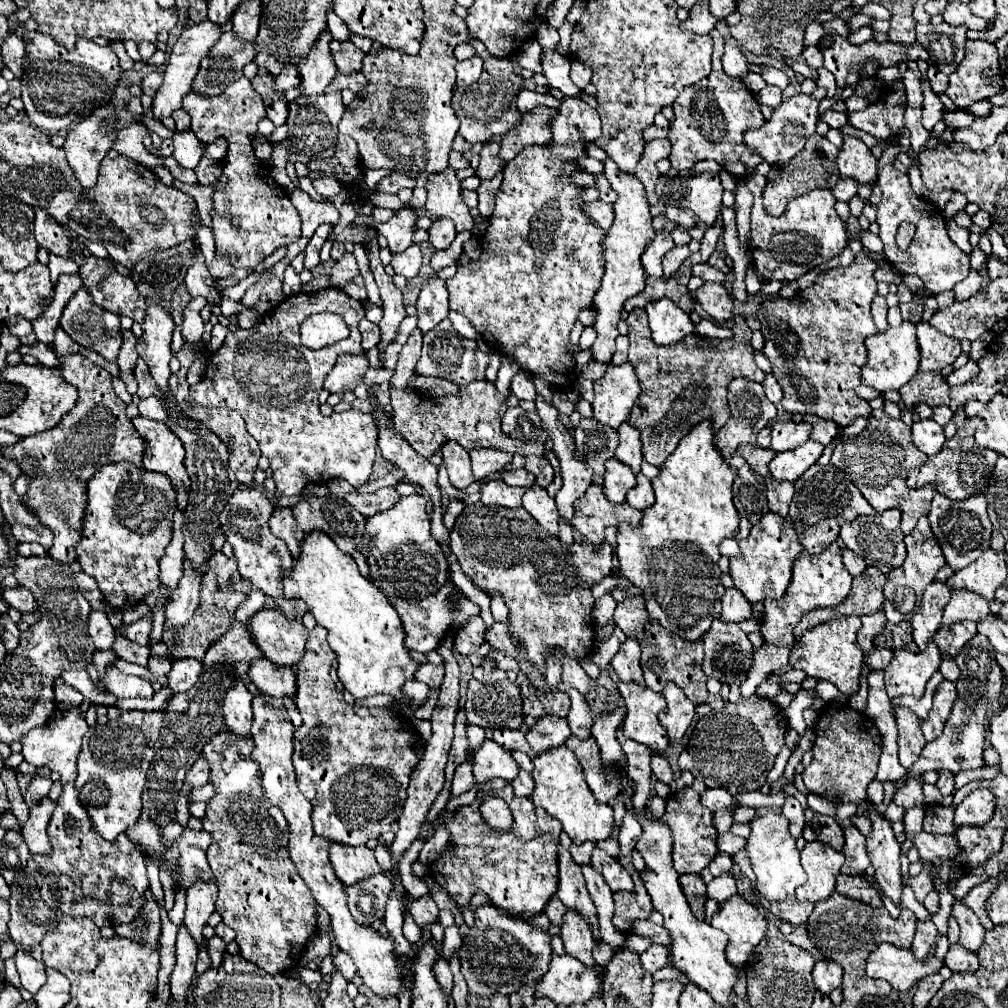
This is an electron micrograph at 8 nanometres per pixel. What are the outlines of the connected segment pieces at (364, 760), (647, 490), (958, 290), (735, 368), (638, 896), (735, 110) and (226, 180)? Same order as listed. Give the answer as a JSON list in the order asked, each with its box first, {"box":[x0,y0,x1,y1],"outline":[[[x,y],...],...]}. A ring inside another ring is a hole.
[{"box":[294,626,420,846],"outline":[[[316,626],[310,632],[306,654],[298,664],[298,690],[296,704],[302,714],[302,728],[294,732],[294,770],[300,792],[314,806],[314,832],[322,838],[328,838],[338,844],[360,846],[368,840],[380,838],[388,832],[392,822],[400,818],[400,808],[404,808],[406,790],[410,784],[410,774],[418,764],[418,744],[420,734],[406,728],[404,720],[390,716],[388,708],[358,708],[348,706],[342,694],[336,690],[330,678],[330,660],[336,658],[334,650],[326,642],[326,628]]]},{"box":[628,472,654,510],"outline":[[[640,472],[638,476],[638,484],[636,488],[632,488],[632,492],[628,492],[628,504],[632,508],[638,508],[638,510],[646,510],[648,506],[654,504],[654,490],[652,490],[652,482]]]},{"box":[954,270,988,302],"outline":[[[970,270],[969,275],[961,282],[957,283],[954,288],[954,294],[958,294],[958,301],[962,302],[976,294],[984,283],[988,283],[988,275],[981,276],[976,270]]]},{"box":[626,310,766,468],"outline":[[[632,310],[626,322],[630,338],[628,362],[632,362],[642,386],[642,394],[630,412],[628,424],[640,432],[644,460],[656,468],[664,466],[666,458],[676,450],[678,442],[702,420],[712,422],[714,432],[724,426],[730,416],[726,390],[734,378],[754,376],[756,382],[766,378],[766,374],[754,362],[754,350],[750,346],[752,330],[740,316],[734,318],[732,340],[714,340],[688,334],[684,340],[664,348],[652,344],[644,310]]]},{"box":[612,872,654,934],"outline":[[[634,872],[632,878],[634,878],[634,884],[636,884],[636,894],[630,894],[630,892],[616,892],[614,894],[616,910],[614,910],[612,924],[614,924],[616,930],[620,930],[624,934],[630,934],[632,924],[636,920],[644,920],[654,910],[650,900],[648,900],[648,892],[644,892],[644,888],[642,888],[644,884],[640,884],[638,872]]]},{"box":[668,30,766,180],"outline":[[[712,30],[710,36],[714,40],[712,74],[698,86],[686,88],[672,104],[676,120],[670,124],[668,136],[668,140],[672,142],[670,164],[674,170],[688,170],[700,160],[714,160],[734,178],[746,180],[764,160],[754,150],[744,146],[744,132],[762,128],[766,120],[754,94],[738,78],[730,78],[722,70],[720,58],[724,52],[724,38],[718,34],[718,30]]]},{"box":[182,78,300,278],"outline":[[[240,78],[236,80],[232,86],[228,86],[222,94],[218,96],[210,96],[210,98],[200,98],[198,92],[190,90],[186,96],[184,96],[184,104],[182,108],[190,114],[192,118],[192,132],[198,136],[198,140],[202,140],[204,144],[210,144],[214,142],[216,138],[226,138],[228,140],[228,154],[222,162],[222,176],[220,176],[220,188],[214,192],[214,212],[212,212],[212,232],[214,232],[214,238],[216,238],[216,260],[214,264],[210,266],[210,272],[212,272],[212,278],[226,278],[232,274],[234,268],[240,268],[240,266],[246,266],[250,268],[252,272],[256,272],[262,264],[264,258],[268,258],[270,254],[274,254],[276,248],[280,246],[288,246],[292,242],[296,242],[300,238],[300,214],[298,210],[294,208],[294,204],[290,202],[286,190],[282,186],[278,186],[274,182],[274,178],[270,176],[270,166],[268,162],[260,160],[254,156],[254,148],[252,148],[252,138],[254,138],[254,132],[258,130],[258,120],[266,118],[266,110],[264,110],[264,104],[260,100],[260,94],[252,88],[250,80],[248,78]],[[230,216],[240,216],[240,226],[234,228],[230,224]],[[224,254],[238,254],[238,262],[236,264],[230,264],[224,260]]]}]

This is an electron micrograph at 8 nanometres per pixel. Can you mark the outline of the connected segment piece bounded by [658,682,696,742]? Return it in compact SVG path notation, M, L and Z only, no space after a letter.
M666 684L666 688L662 690L662 696L666 698L668 706L664 712L660 712L658 720L660 724L668 730L668 736L674 742L680 742L684 732L688 730L692 718L694 718L694 704L686 698L686 694L682 692L682 688L678 688L676 684Z

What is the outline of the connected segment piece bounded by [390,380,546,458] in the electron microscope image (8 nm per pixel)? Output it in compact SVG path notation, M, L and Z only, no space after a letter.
M480 380L476 384L468 384L468 388L460 388L460 396L442 396L436 397L434 400L428 400L424 398L422 394L406 388L406 390L394 390L390 388L392 392L392 408L394 408L394 428L396 432L424 458L432 456L438 446L444 446L448 440L456 440L460 442L462 448L466 450L474 450L474 448L500 448L504 452L510 452L510 454L522 454L522 456L530 456L530 454L544 454L544 444L538 444L538 442L524 442L524 440L508 440L506 436L500 436L500 416L504 416L508 404L506 404L506 398L496 390L494 384L486 382L486 380Z

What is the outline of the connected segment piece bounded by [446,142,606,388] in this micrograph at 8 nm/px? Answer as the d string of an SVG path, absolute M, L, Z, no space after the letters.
M548 142L544 146L528 146L524 148L514 160L510 160L504 166L504 180L502 186L496 194L496 208L492 212L492 216L488 218L488 228L482 232L480 236L480 246L482 246L482 254L478 260L470 260L466 266L458 266L458 272L446 280L448 292L450 292L450 308L454 312L460 312L464 316L470 318L470 322L474 324L474 328L478 330L478 334L490 342L494 348L500 348L504 352L504 356L514 358L522 368L528 368L530 374L534 376L542 376L546 378L550 384L558 386L558 388L570 388L574 382L574 356L568 354L568 346L570 346L570 330L580 314L580 310L584 308L592 308L592 300L596 290L600 288L600 280L604 276L604 236L606 232L602 232L602 228L598 228L582 210L582 186L576 186L572 182L572 174L578 172L578 162L580 158L586 156L586 144L582 142L568 142L568 144L558 144L558 142Z

